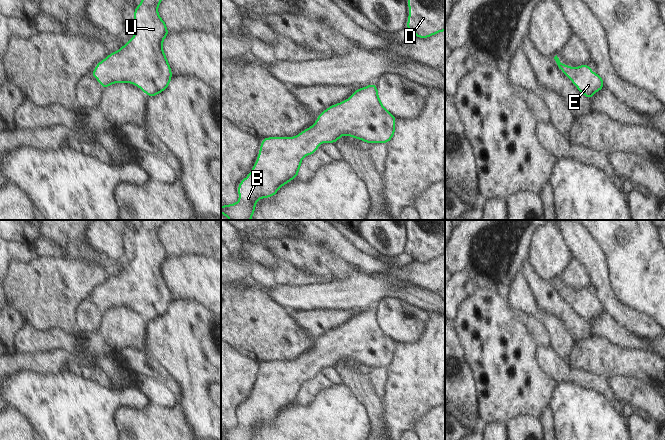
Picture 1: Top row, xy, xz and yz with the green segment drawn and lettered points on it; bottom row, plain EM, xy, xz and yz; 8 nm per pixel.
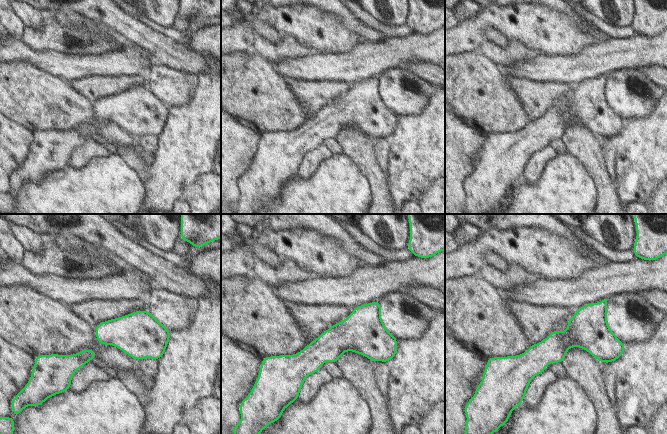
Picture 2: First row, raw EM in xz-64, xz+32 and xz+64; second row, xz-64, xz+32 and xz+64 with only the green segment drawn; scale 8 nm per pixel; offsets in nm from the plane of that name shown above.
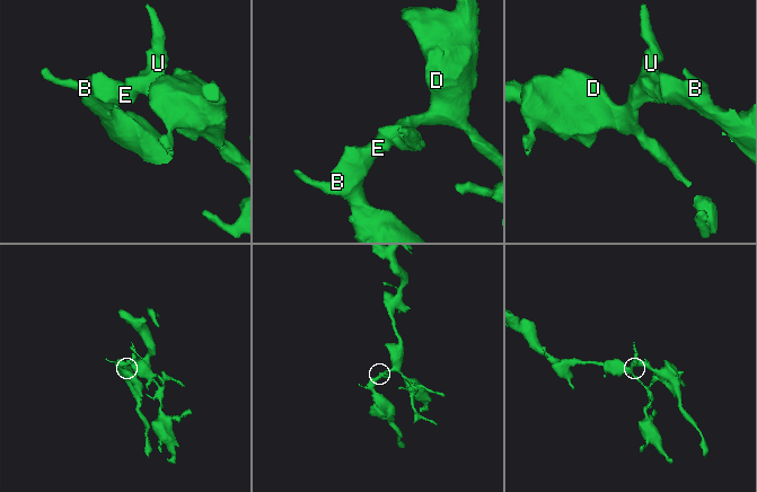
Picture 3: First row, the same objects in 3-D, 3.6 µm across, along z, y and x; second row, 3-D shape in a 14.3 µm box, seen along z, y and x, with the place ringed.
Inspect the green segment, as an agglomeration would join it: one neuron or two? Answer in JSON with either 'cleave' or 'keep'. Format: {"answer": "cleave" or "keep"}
{"answer": "keep"}

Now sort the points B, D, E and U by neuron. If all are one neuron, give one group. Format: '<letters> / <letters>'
B D E U

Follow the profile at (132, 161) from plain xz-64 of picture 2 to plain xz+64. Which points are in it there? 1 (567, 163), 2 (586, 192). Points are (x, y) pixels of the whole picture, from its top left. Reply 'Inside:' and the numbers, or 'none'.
Inside: none

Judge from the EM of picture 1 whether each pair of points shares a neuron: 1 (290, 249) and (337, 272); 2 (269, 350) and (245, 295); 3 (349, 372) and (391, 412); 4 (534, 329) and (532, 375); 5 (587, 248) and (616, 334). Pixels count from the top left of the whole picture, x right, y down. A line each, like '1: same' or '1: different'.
1: same
2: same
3: different
4: different
5: different

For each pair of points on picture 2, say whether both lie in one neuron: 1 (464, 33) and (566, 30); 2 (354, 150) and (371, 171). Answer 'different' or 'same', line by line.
1: same
2: same

